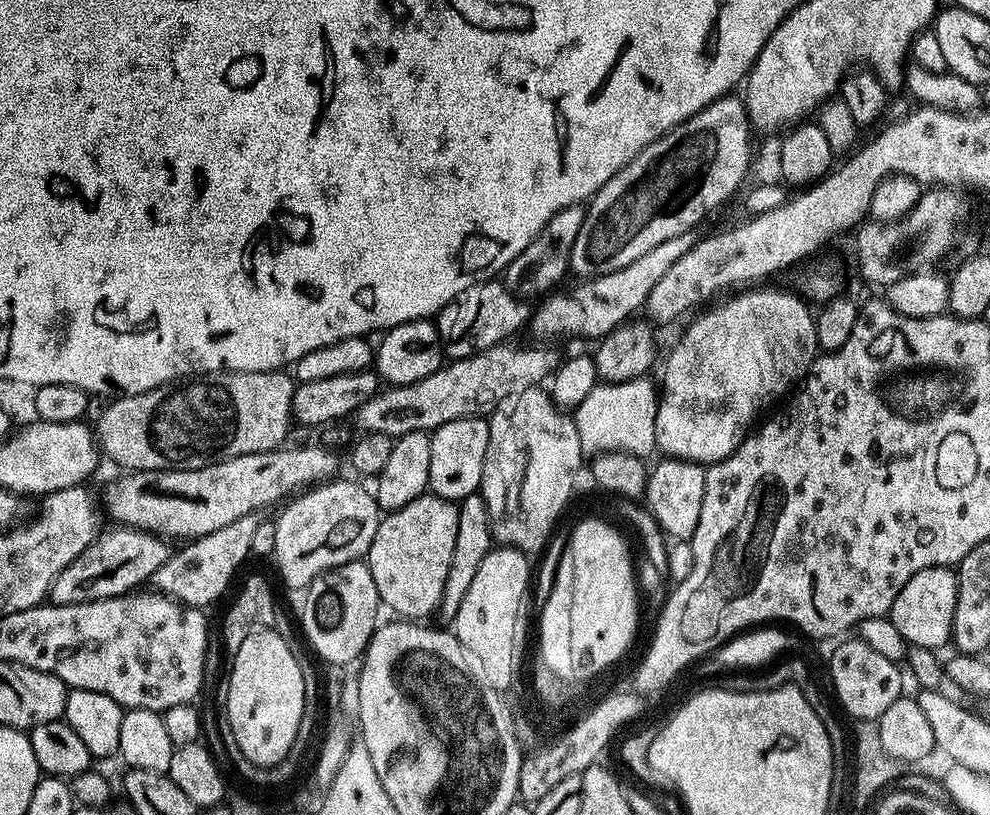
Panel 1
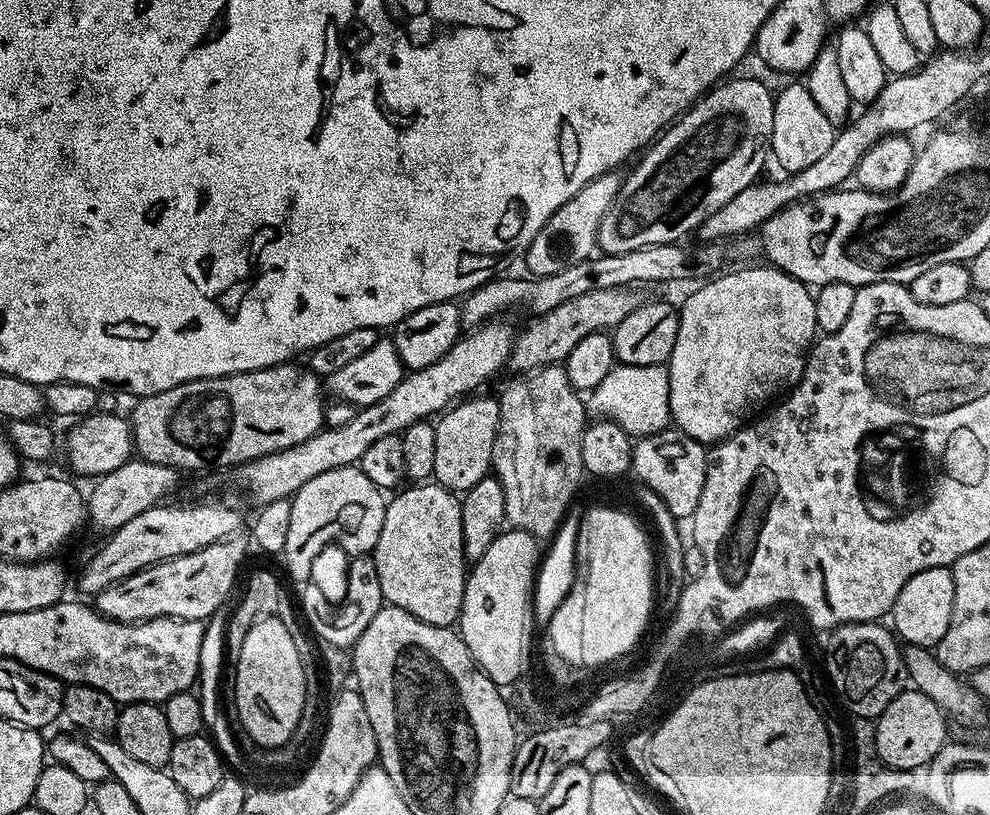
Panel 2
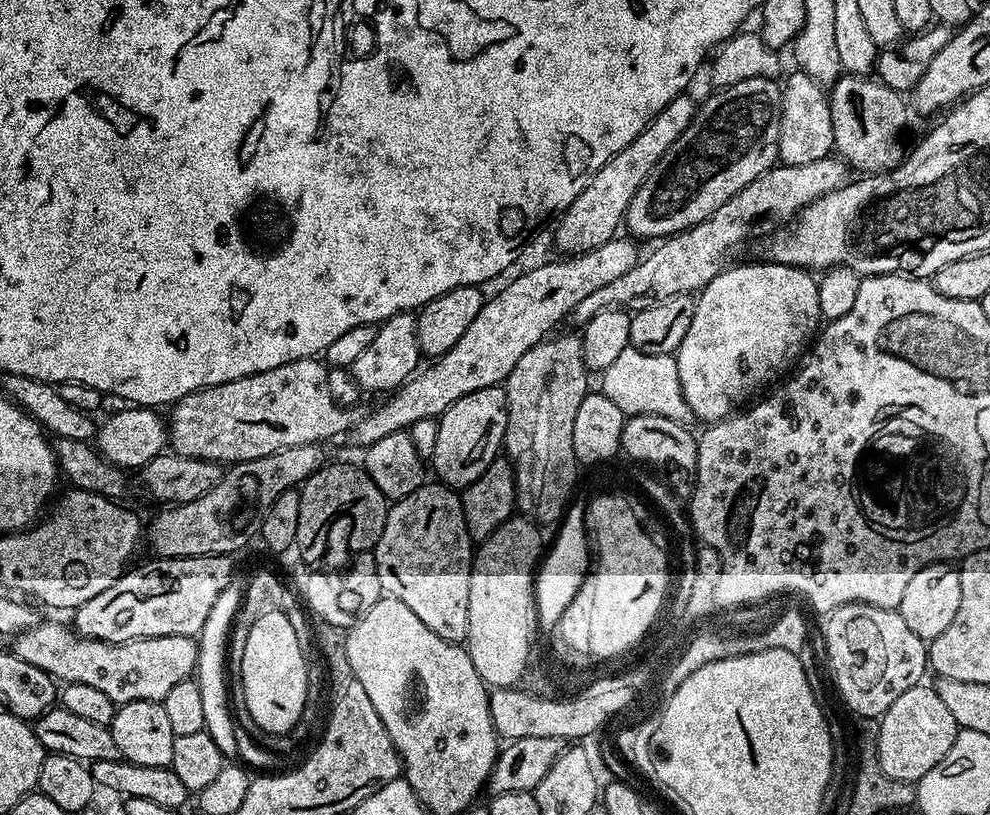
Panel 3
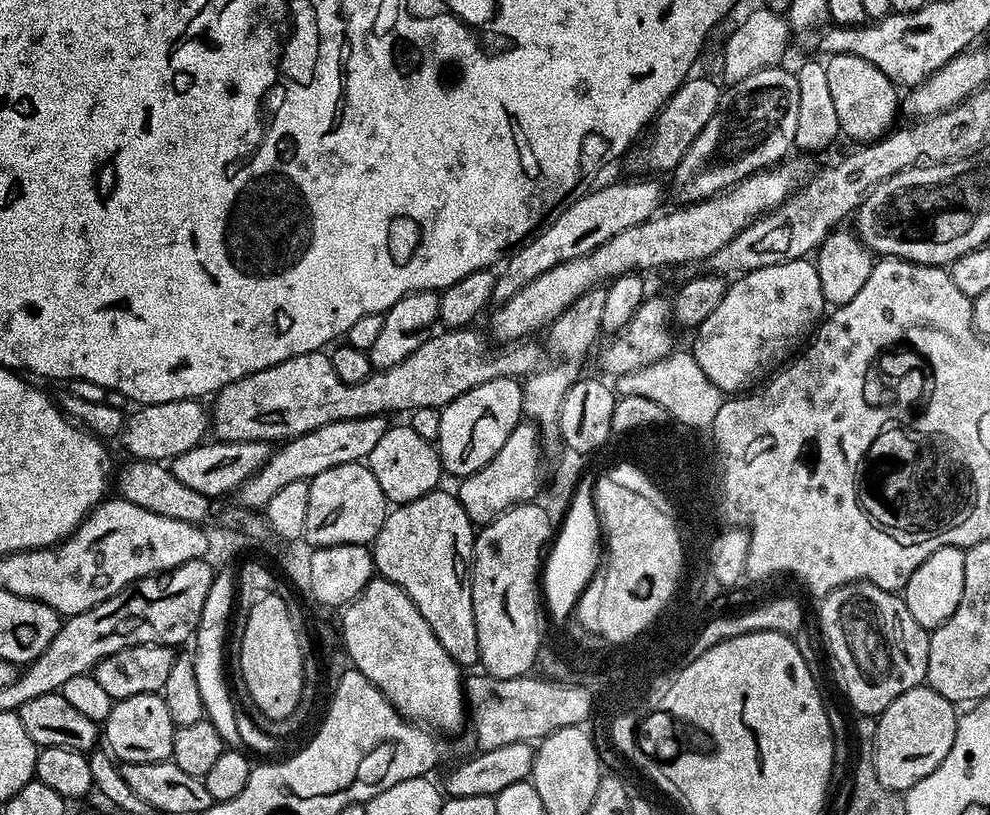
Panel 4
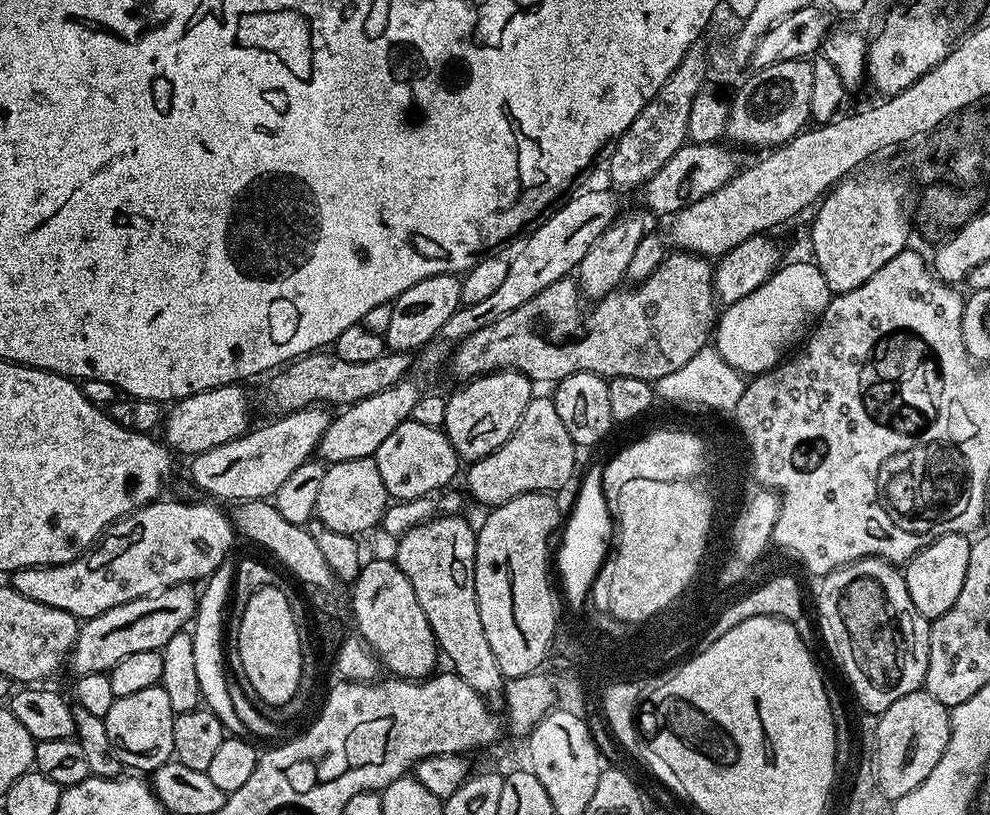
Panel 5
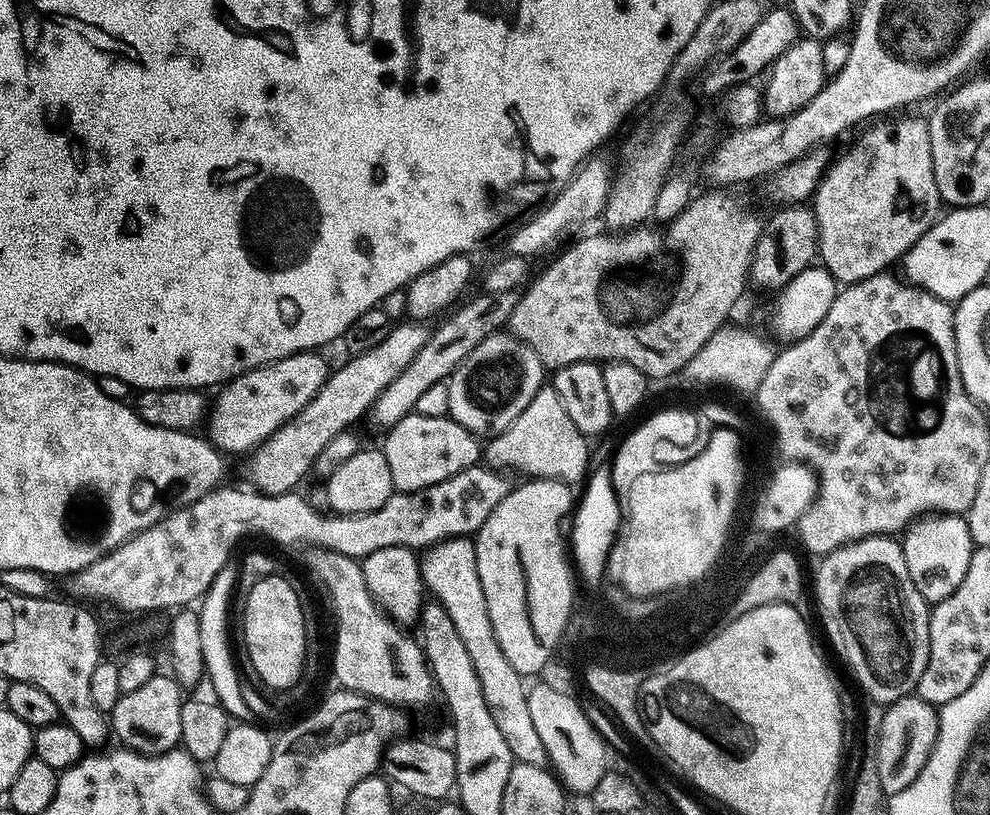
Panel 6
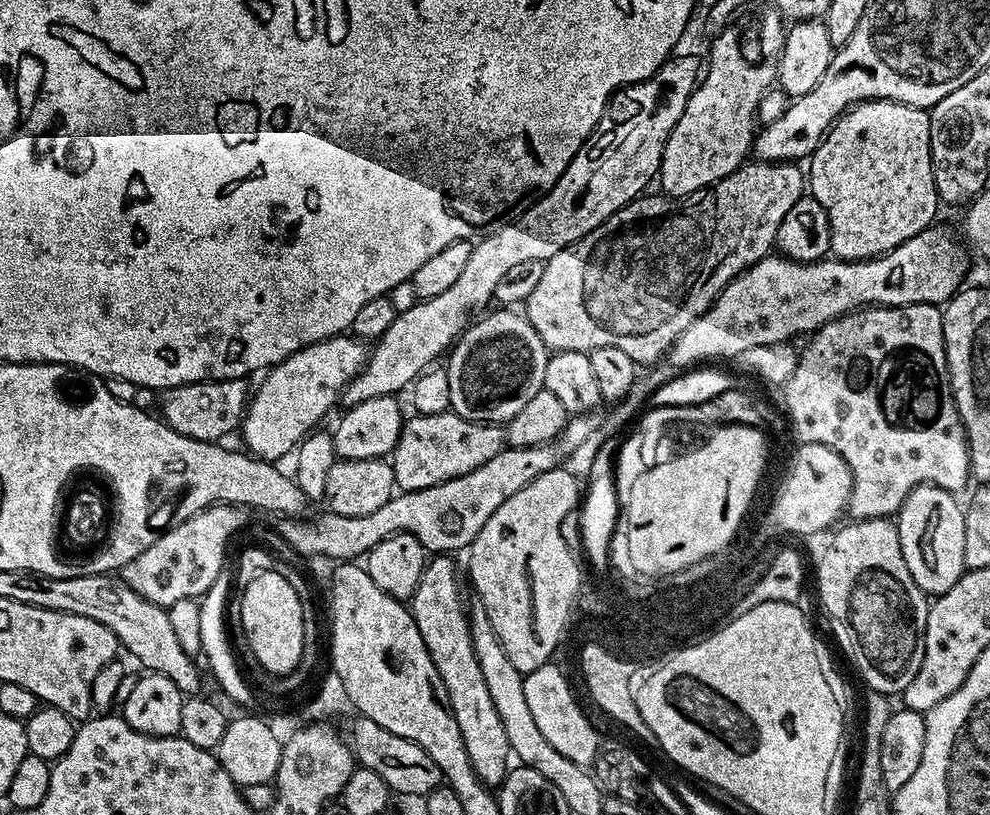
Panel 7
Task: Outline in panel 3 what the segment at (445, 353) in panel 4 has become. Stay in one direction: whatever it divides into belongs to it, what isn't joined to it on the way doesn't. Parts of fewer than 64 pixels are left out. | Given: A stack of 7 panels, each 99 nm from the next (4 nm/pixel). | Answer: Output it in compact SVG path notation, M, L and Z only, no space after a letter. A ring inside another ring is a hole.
M319 359L292 360L274 370L243 376L225 384L215 384L186 394L171 405L172 420L167 421L170 448L177 456L189 456L199 460L213 460L221 466L240 464L243 460L262 458L278 450L303 444L320 444L331 436L351 433L352 427L364 419L365 409L345 406L328 389L328 368Z

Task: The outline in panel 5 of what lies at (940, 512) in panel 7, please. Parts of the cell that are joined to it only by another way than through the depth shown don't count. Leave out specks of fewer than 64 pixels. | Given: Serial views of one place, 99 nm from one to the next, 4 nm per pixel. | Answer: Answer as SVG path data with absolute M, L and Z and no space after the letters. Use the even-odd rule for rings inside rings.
M955 532L940 536L907 561L903 574L906 590L910 590L910 602L914 602L914 606L918 606L920 613L930 622L946 614L946 610L954 606L958 594L962 594L962 582L966 582L966 566L970 562L971 549L969 537Z

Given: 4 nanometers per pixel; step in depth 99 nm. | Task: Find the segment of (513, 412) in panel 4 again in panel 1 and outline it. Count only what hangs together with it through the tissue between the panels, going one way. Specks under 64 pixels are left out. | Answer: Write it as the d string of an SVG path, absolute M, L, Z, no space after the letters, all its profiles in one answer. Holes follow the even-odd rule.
M471 416L446 422L446 426L431 433L431 438L430 482L428 483L431 495L453 502L477 495L482 482L482 466L486 462L486 446L490 442L487 419Z

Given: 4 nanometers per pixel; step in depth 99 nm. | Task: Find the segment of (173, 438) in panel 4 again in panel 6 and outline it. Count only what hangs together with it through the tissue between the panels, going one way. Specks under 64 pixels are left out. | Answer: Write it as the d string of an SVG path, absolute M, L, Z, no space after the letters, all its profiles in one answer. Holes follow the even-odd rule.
M319 351L296 352L293 356L287 356L281 360L275 360L272 364L263 364L260 368L251 368L249 372L243 372L223 385L221 394L211 405L206 417L207 439L221 453L244 452L251 454L255 452L259 444L264 444L277 430L286 422L290 422L296 415L307 406L322 390L330 375L330 367L320 357Z

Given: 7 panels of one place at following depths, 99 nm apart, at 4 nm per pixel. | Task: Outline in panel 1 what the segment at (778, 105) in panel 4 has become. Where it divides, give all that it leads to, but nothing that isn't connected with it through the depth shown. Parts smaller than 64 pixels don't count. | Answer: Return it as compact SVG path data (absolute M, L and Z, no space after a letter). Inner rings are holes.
M729 94L643 148L587 201L582 230L578 230L578 238L574 238L574 246L570 250L568 266L571 275L591 278L630 266L634 258L642 258L646 250L654 250L654 246L666 242L666 238L693 231L697 227L695 224L702 223L704 216L710 215L739 190L752 160L752 136L754 132L748 122L748 110L743 99Z

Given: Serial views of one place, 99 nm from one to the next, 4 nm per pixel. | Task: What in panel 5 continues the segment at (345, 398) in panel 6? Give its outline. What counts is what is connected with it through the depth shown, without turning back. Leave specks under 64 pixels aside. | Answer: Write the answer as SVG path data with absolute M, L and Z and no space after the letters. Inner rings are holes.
M313 406L297 412L280 414L272 419L276 420L262 425L261 428L253 427L244 435L234 438L230 442L222 442L222 446L214 446L210 450L191 457L193 482L202 491L217 496L217 498L212 497L217 501L232 500L231 502L239 502L242 500L268 500L275 497L278 486L282 486L282 482L286 482L286 478L290 478L290 474L294 474L294 470L298 470L298 466L305 464L317 451L322 434L330 419L330 412L327 407Z

